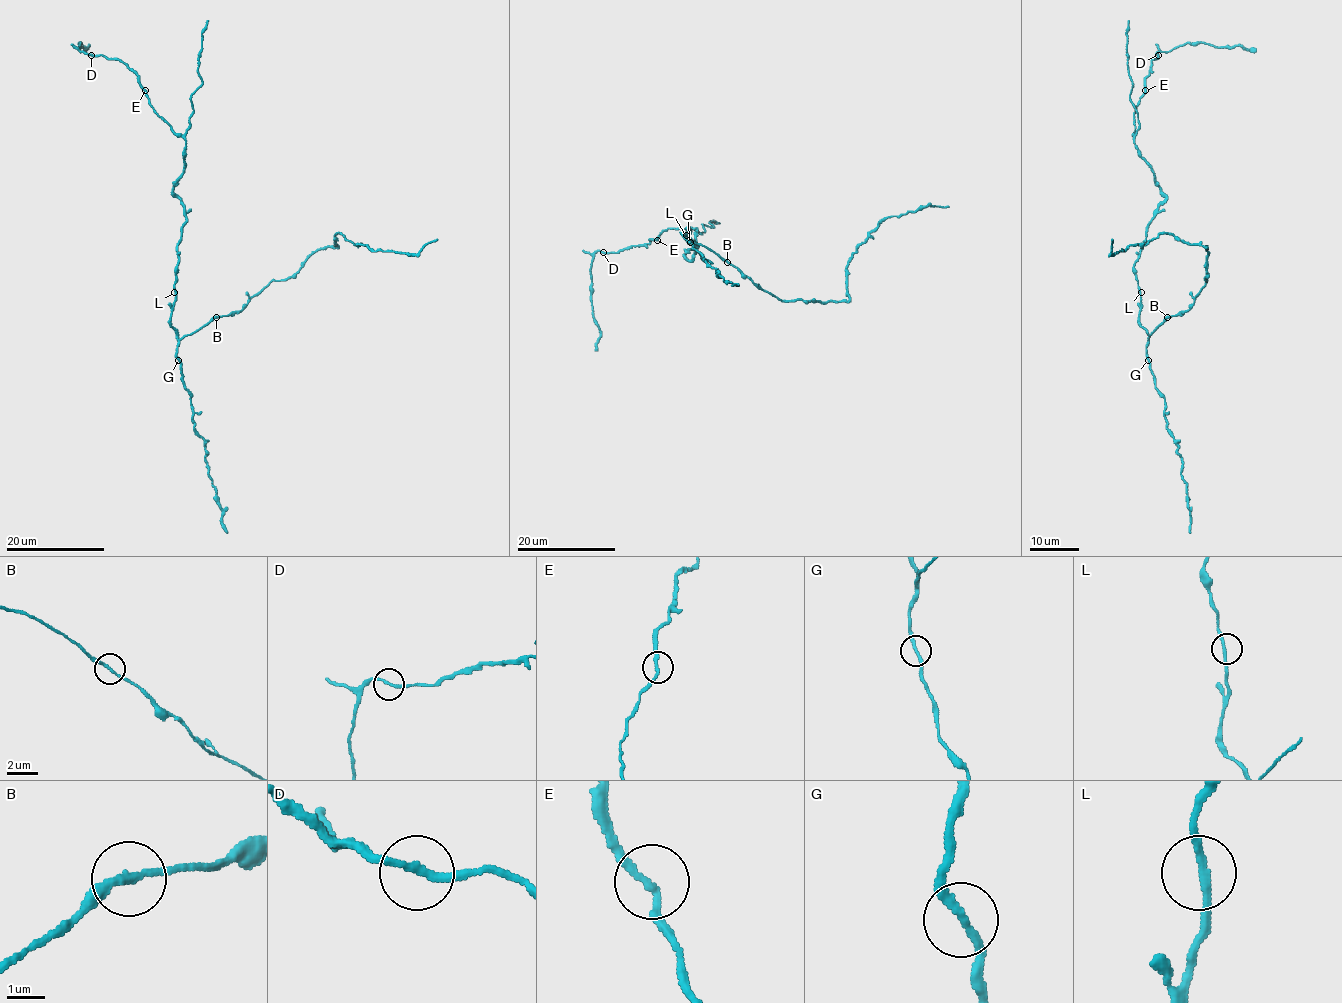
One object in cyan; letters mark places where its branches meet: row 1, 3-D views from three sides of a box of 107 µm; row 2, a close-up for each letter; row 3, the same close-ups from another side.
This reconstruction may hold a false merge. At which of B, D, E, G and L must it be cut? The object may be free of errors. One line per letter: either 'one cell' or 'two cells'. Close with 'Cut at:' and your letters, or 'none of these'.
B: one cell
D: one cell
E: one cell
G: one cell
L: one cell
Cut at: none of these

